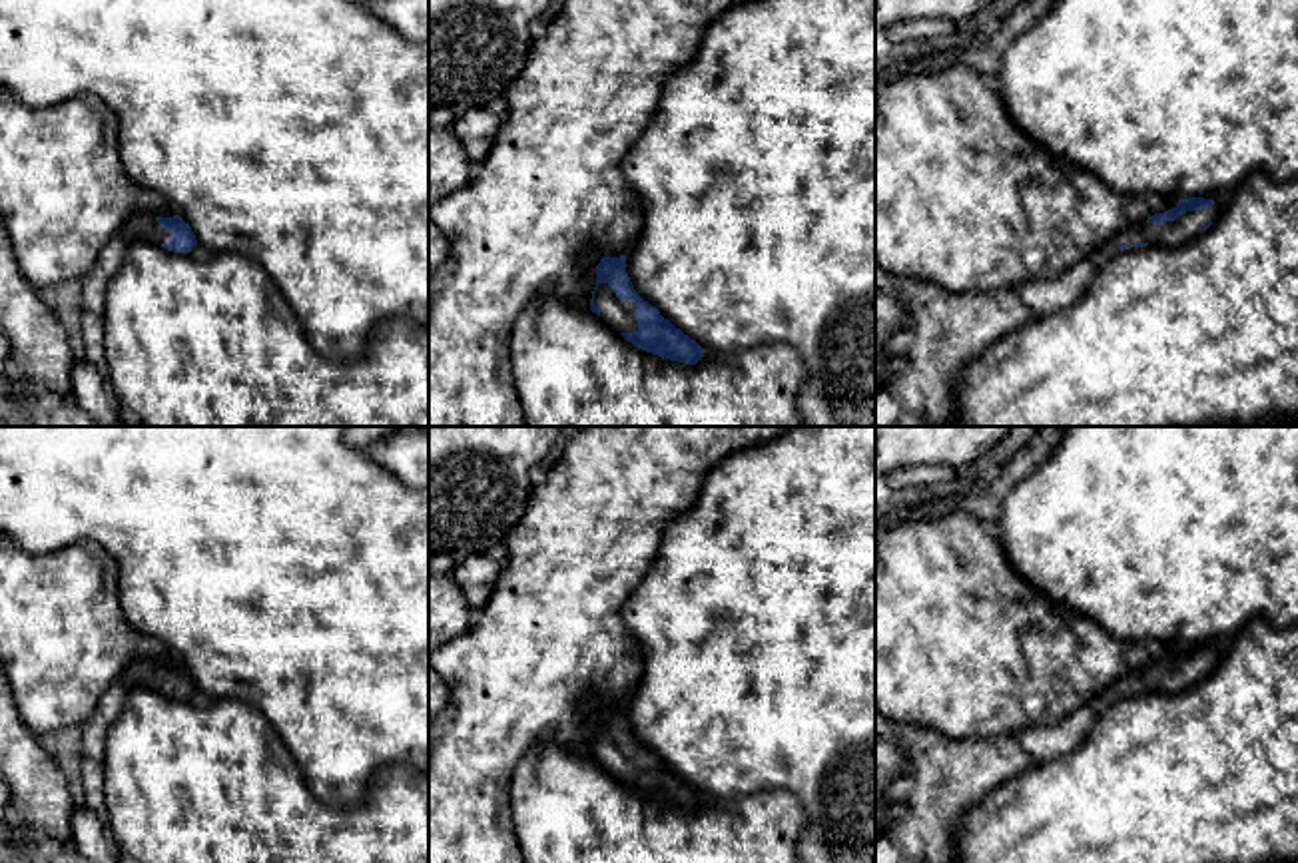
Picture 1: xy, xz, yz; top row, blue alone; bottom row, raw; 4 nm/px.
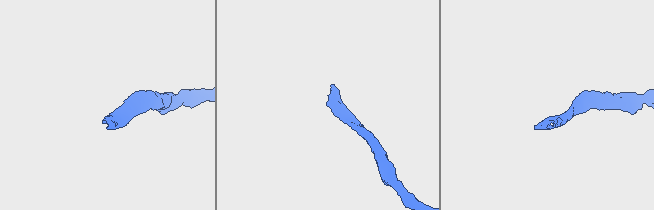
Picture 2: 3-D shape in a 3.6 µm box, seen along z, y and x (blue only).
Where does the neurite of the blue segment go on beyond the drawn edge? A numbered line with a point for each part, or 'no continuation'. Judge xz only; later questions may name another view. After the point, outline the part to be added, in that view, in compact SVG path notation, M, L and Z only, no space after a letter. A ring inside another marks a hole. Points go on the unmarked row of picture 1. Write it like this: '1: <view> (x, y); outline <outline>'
1: xz (617, 760); outline M598 729L594 751L600 755L600 765L618 779L638 777L638 767L634 763L636 749L620 747L608 729Z

